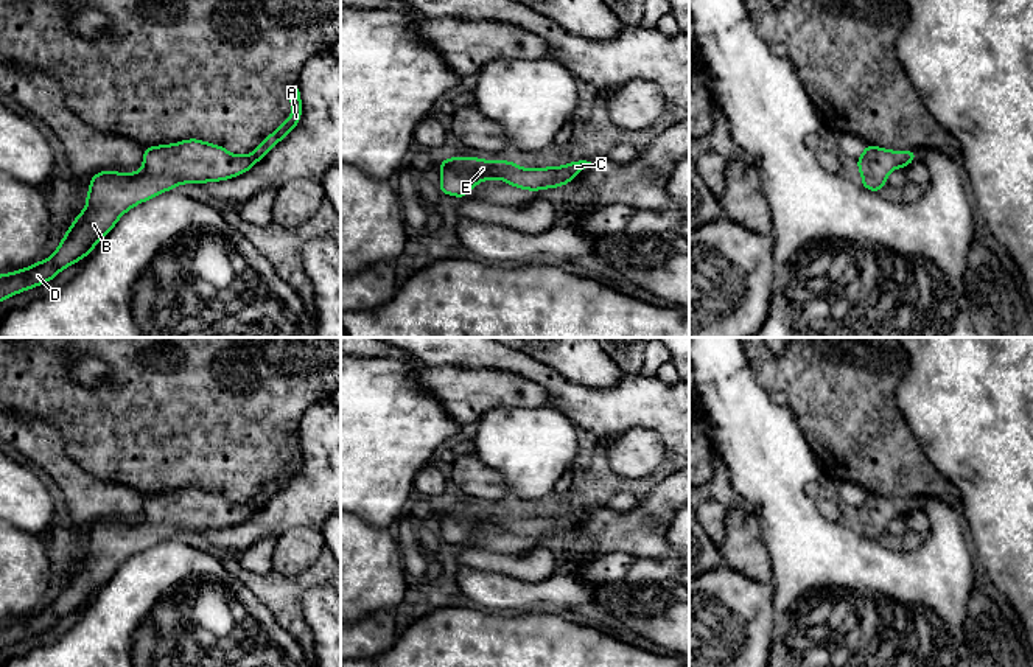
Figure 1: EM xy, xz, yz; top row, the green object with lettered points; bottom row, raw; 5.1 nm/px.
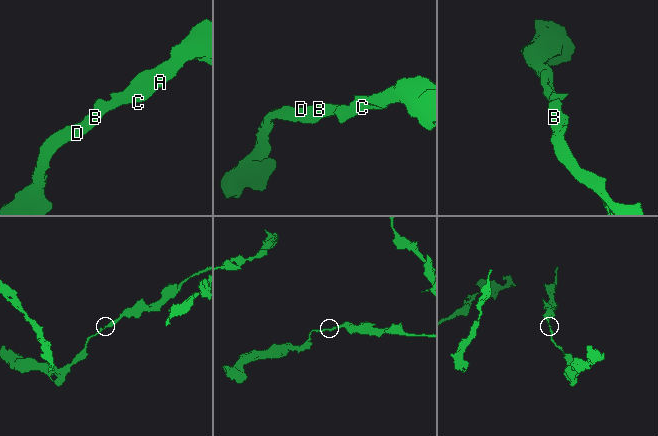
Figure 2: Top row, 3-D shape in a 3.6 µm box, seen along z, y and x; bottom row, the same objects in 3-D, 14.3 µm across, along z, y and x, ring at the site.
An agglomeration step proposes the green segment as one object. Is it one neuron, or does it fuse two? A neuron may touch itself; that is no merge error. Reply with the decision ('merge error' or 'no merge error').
no merge error

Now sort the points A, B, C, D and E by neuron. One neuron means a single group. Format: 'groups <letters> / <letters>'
groups A B C D E

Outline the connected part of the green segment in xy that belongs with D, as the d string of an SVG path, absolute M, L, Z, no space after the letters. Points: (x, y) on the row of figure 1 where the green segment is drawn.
M299 82L288 89L292 115L286 118L271 135L261 140L257 149L247 155L235 155L219 145L188 138L179 143L145 148L143 166L137 173L100 171L92 176L86 208L76 216L65 232L56 252L48 260L40 260L22 271L0 274L0 302L22 291L45 285L53 280L62 269L87 257L98 241L109 235L117 221L132 207L152 199L154 196L170 191L180 183L205 183L236 177L249 171L258 160L282 141L302 118L302 100Z

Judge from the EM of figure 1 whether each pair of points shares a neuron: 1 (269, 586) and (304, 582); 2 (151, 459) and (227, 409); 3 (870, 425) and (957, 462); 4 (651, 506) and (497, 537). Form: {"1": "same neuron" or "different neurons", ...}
{"1": "same neuron", "2": "same neuron", "3": "different neurons", "4": "same neuron"}

